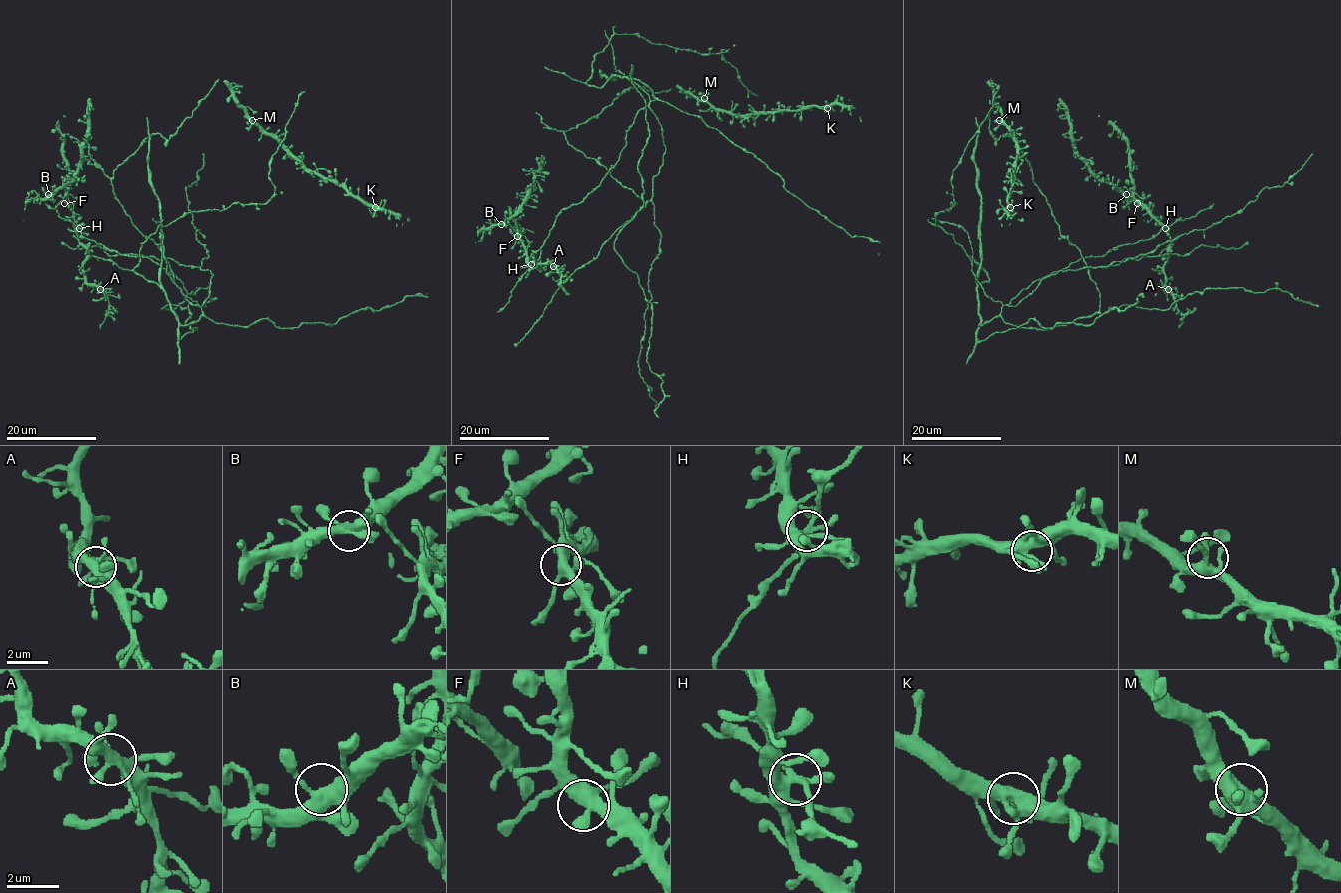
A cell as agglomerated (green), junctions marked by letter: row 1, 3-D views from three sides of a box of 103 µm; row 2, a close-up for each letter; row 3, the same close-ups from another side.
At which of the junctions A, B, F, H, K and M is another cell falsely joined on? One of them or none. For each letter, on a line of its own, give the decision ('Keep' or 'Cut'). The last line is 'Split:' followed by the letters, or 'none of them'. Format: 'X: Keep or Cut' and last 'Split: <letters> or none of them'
A: Keep
B: Keep
F: Keep
H: Keep
K: Keep
M: Keep
Split: none of them

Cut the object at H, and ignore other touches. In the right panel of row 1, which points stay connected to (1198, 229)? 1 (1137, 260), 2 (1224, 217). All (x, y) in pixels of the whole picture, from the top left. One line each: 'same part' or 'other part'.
1: same part
2: same part

